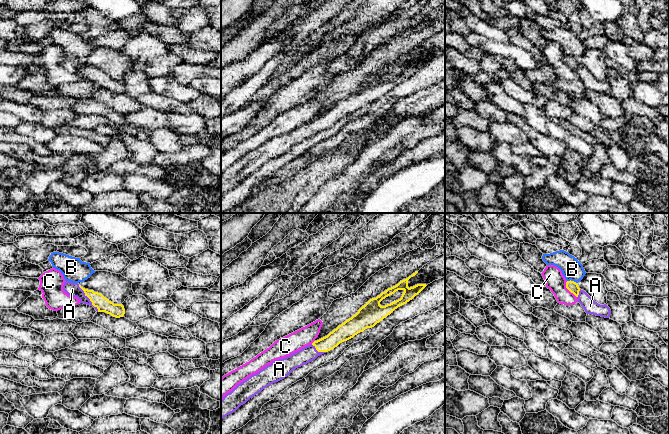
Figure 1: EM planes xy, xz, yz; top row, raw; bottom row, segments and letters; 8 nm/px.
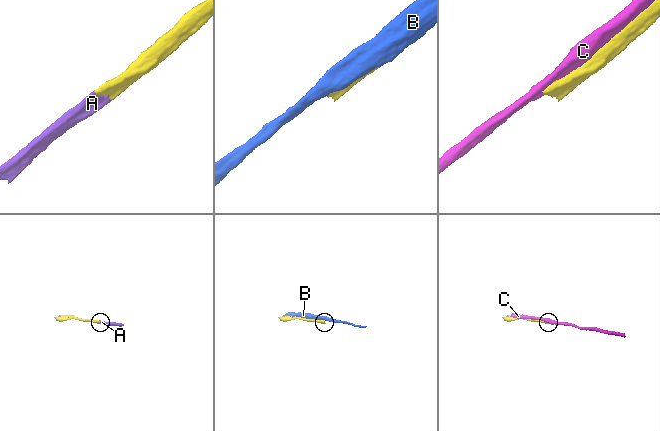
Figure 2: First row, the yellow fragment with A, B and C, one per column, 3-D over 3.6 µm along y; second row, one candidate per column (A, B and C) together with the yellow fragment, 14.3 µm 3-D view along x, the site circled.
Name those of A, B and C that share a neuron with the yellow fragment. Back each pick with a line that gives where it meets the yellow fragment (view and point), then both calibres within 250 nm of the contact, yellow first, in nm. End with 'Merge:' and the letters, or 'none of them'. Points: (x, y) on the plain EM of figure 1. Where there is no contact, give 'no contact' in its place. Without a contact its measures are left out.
A: xy (88, 73) | 110/110 nm
Merge: A

